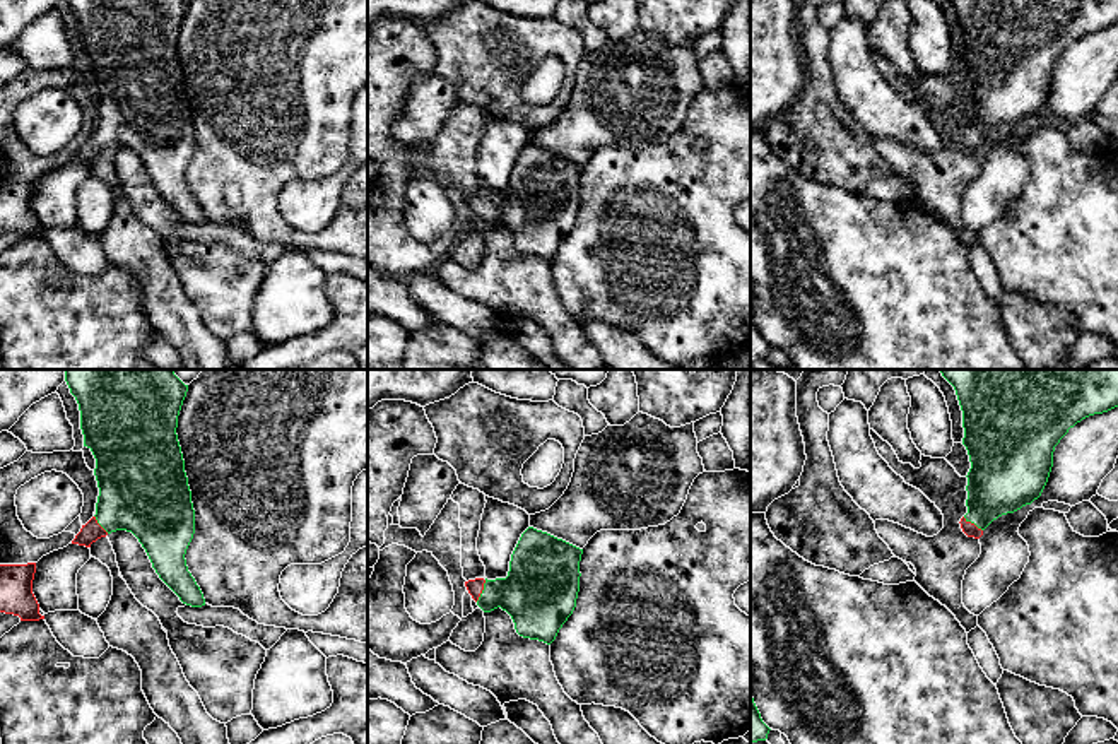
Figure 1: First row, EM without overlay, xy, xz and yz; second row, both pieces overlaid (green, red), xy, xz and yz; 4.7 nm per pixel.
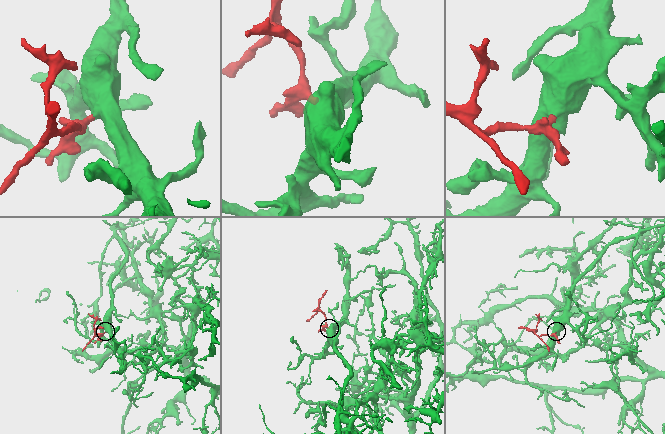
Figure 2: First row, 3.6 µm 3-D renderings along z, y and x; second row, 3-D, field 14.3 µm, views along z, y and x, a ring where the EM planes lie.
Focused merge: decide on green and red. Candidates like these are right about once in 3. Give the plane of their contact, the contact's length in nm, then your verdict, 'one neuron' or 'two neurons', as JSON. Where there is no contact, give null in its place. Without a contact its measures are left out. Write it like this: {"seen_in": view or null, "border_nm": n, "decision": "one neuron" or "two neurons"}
{"seen_in": "xz", "border_nm": 120, "decision": "one neuron"}

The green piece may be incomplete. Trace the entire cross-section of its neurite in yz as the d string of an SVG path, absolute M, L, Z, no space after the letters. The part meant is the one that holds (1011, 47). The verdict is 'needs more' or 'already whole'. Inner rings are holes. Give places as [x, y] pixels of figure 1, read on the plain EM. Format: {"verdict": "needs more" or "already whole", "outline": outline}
{"verdict": "needs more", "outline": "M950 0L961 27L971 86L968 89L968 130L961 145L980 156L998 133L1038 116L1053 84L1060 56L1082 36L1118 24L1118 0Z"}

